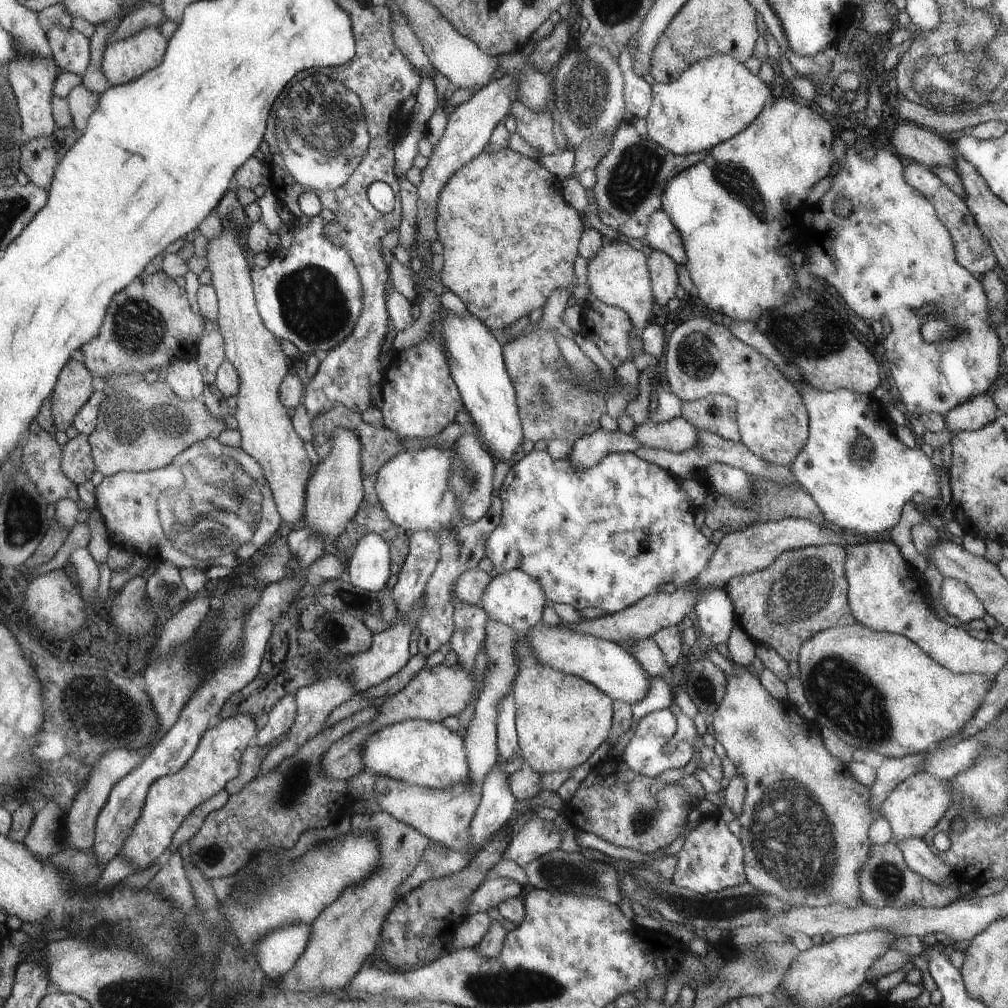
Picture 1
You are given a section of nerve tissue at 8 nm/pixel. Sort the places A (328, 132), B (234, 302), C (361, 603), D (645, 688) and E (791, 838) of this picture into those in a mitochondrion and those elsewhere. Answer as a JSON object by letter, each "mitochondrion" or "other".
{"A":"mitochondrion","B":"other","C":"mitochondrion","D":"other","E":"mitochondrion"}

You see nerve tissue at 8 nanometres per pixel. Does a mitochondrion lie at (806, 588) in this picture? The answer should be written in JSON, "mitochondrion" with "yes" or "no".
{"mitochondrion":"yes"}

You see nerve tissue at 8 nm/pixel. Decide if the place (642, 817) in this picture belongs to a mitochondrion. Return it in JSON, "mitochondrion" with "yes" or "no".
{"mitochondrion":"yes"}

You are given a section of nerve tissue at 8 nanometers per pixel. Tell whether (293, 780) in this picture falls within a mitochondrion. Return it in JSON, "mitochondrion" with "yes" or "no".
{"mitochondrion":"yes"}

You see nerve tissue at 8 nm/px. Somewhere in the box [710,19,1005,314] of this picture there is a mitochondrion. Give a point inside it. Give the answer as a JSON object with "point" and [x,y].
{"point":[949,79]}

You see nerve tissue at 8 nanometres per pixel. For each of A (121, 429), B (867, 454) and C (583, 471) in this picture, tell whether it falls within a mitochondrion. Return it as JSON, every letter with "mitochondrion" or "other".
{"A":"mitochondrion","B":"other","C":"other"}

